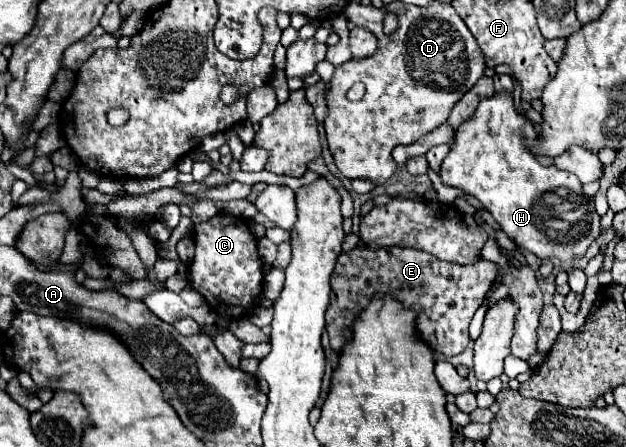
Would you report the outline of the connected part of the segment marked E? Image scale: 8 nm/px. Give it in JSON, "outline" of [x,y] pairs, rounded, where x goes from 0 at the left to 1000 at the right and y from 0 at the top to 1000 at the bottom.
{"outline":[[[625,553],[625,557],[564,557],[558,566],[545,566],[538,579],[538,593],[532,602],[529,615],[529,678],[522,691],[522,745],[529,758],[529,776],[535,785],[542,785],[561,754],[561,727],[570,714],[573,696],[580,687],[586,687],[589,669],[596,664],[596,655],[612,651],[612,655],[625,655],[628,664],[641,669],[641,678],[653,691],[663,691],[666,705],[666,740],[669,749],[688,772],[688,781],[701,794],[720,799],[720,794],[733,794],[743,785],[743,776],[749,772],[752,754],[749,754],[749,718],[756,709],[756,700],[762,696],[762,687],[772,678],[775,655],[781,651],[784,633],[794,620],[794,593],[775,579],[765,579],[756,593],[730,593],[730,588],[714,588],[714,584],[701,584],[692,570],[682,570],[679,562],[666,562],[666,557],[644,557],[644,553]]]}

